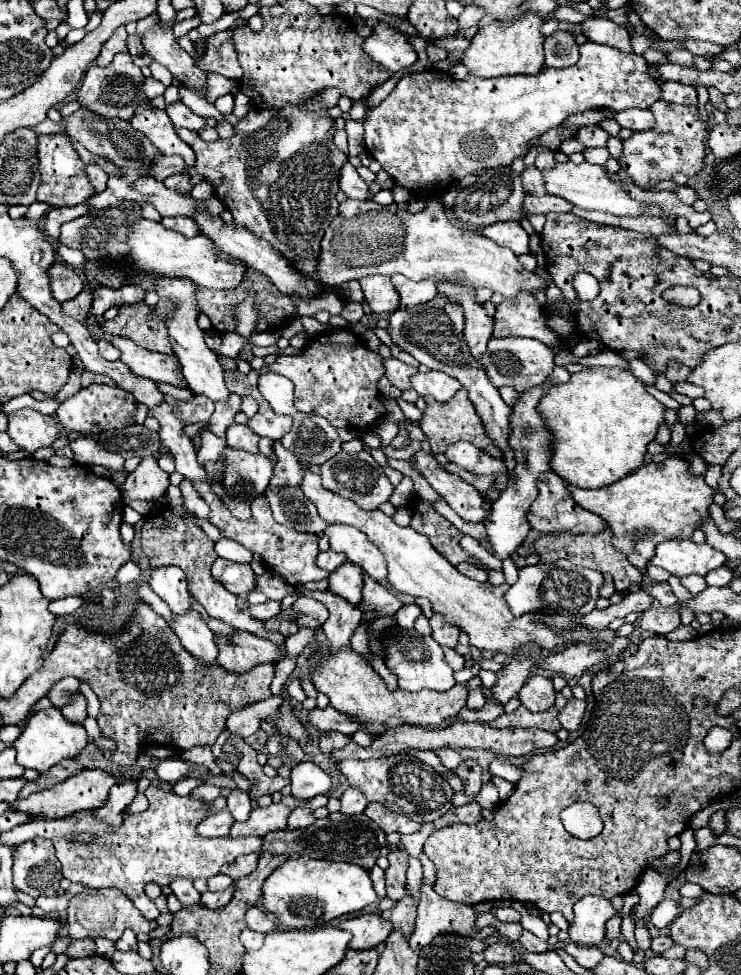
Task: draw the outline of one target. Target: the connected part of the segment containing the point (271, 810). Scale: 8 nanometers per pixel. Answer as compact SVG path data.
M272 803L268 807L258 807L250 813L250 819L244 823L234 823L230 829L230 837L248 837L248 835L256 835L256 837L264 837L270 831L276 829L286 829L286 821L290 815L290 807L282 805L282 803Z

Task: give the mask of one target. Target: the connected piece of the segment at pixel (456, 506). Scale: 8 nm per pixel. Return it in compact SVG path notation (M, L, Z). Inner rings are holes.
M418 451L416 455L416 467L424 475L424 479L438 491L446 503L466 521L466 523L480 523L488 515L482 507L482 495L464 483L458 475L446 473L442 465L432 457L432 453Z

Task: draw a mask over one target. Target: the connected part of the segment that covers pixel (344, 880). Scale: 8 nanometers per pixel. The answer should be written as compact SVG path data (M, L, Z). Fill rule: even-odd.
M310 857L288 859L262 885L262 905L288 929L312 929L340 915L362 911L378 903L368 871L352 863L318 861Z

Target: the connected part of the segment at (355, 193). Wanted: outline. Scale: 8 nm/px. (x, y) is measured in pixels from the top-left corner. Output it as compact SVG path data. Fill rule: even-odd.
M346 161L340 169L340 189L350 197L350 199L372 199L368 195L368 185L360 179L356 169Z

